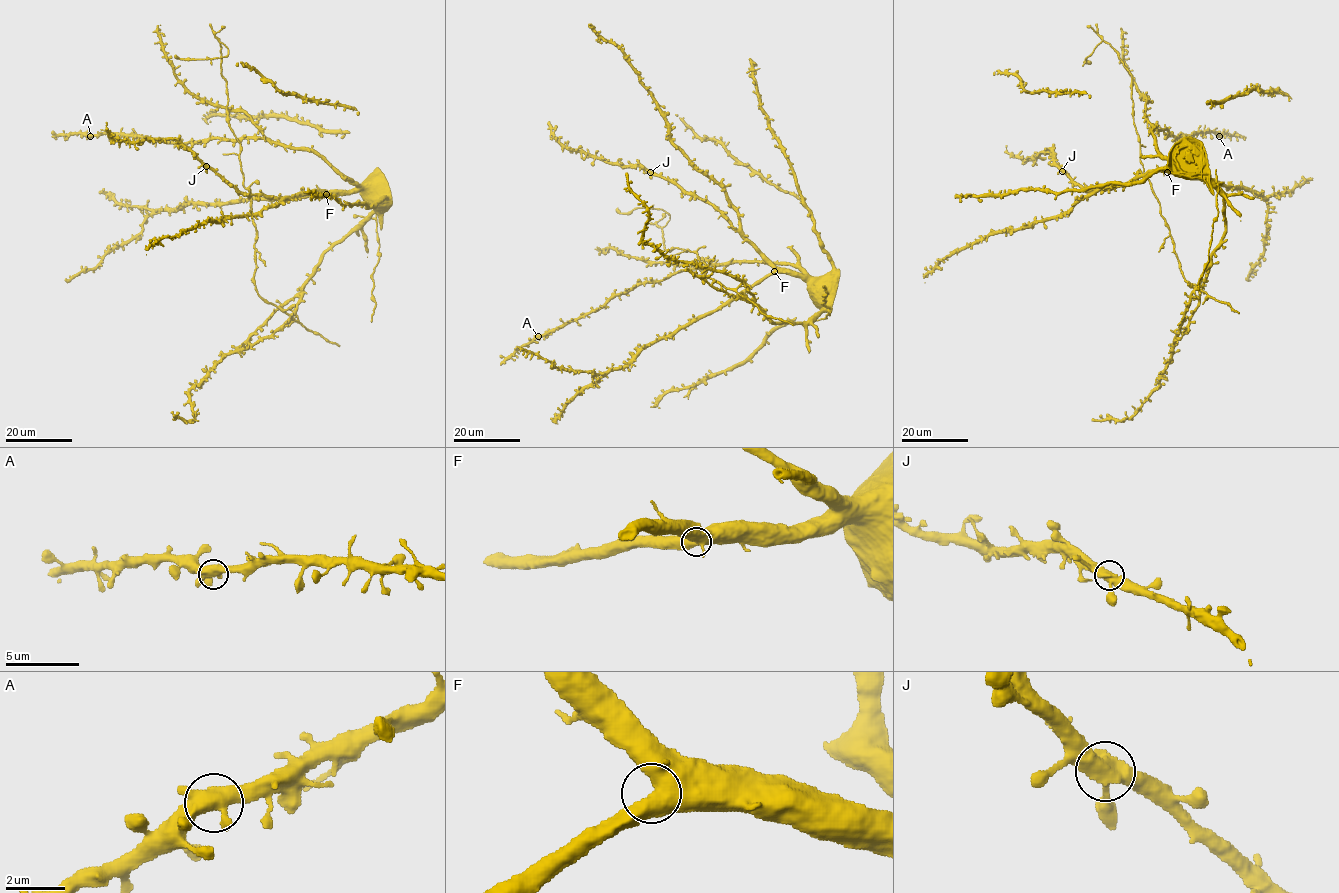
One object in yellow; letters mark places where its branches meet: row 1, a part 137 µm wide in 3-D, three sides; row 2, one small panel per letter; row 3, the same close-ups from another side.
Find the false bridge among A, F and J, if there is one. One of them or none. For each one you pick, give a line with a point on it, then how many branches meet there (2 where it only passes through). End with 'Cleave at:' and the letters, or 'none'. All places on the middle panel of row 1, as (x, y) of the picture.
Cleave at: none

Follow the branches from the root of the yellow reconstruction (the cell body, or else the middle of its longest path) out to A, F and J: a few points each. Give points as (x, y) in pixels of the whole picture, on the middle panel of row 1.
A: (772, 322), (804, 323), (822, 308), (804, 274), (790, 265), (730, 262), (636, 284), (538, 336)
F: (772, 322), (804, 323), (822, 308), (805, 281), (774, 271)
J: (772, 322), (804, 323), (822, 305), (805, 281), (793, 273), (781, 272), (711, 205), (650, 172)

